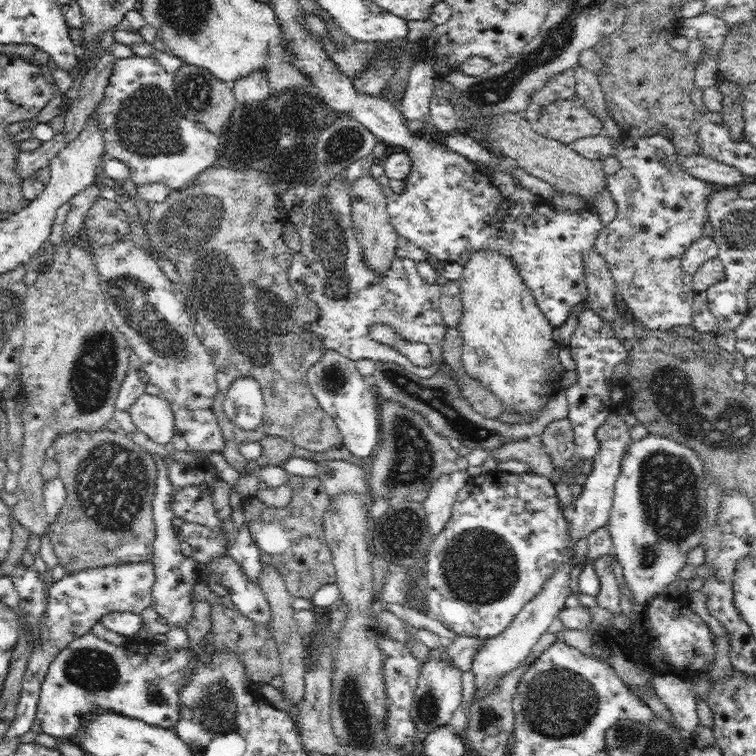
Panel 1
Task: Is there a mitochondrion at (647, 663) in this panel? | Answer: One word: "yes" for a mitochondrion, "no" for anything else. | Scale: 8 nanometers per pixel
no

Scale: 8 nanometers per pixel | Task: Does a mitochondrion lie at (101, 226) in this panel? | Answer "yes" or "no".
no

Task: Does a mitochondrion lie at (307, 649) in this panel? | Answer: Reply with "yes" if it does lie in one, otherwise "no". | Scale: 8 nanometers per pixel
no

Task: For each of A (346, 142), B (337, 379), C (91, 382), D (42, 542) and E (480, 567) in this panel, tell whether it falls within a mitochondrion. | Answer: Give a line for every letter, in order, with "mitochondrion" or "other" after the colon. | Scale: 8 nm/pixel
A: mitochondrion
B: mitochondrion
C: mitochondrion
D: other
E: mitochondrion

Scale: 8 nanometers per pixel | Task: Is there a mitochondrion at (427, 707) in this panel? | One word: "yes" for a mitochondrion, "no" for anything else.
yes

